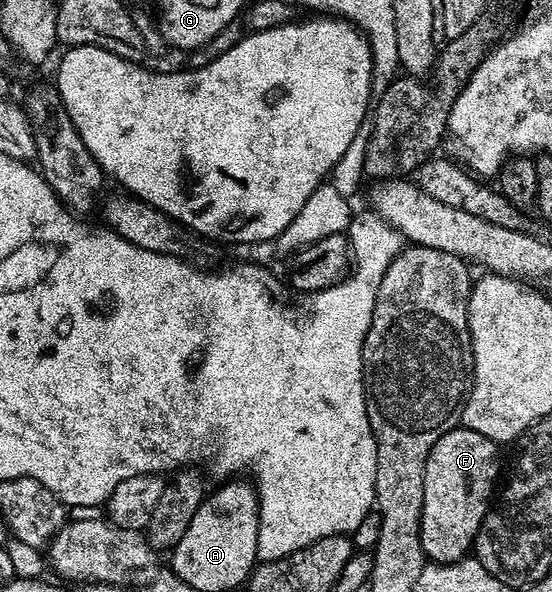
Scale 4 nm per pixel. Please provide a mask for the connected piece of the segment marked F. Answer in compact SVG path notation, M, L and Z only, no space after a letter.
M458 426L430 450L422 482L420 545L433 564L457 564L473 551L476 535L494 500L492 483L500 472L497 441L474 430Z

